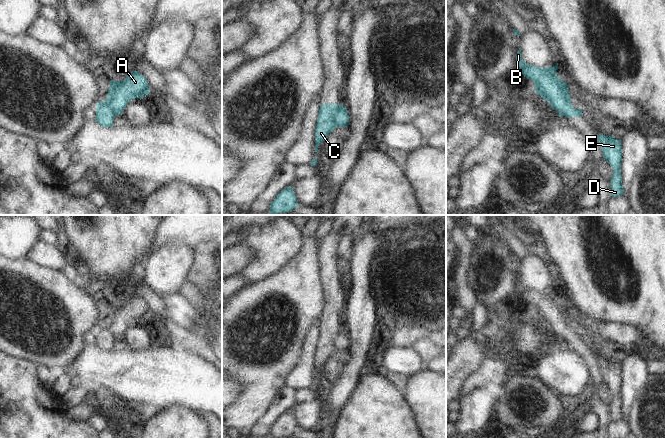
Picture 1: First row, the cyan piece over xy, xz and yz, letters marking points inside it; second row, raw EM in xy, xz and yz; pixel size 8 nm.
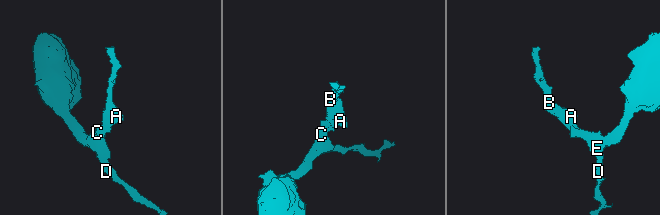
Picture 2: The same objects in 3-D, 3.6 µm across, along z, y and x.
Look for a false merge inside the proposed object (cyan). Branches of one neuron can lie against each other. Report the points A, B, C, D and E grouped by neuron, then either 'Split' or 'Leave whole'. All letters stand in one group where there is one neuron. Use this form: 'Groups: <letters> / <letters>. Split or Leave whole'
Groups: A B / C D E. Split.

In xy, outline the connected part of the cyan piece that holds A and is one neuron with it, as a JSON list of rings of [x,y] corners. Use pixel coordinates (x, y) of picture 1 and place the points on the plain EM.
[[[136,294],[132,295],[124,305],[110,304],[106,326],[115,339],[122,339],[129,325],[150,318],[146,302]]]

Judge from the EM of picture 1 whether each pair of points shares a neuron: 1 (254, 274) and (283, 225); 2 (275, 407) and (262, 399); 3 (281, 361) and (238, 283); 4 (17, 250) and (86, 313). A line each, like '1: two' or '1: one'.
1: one
2: two
3: two
4: two

